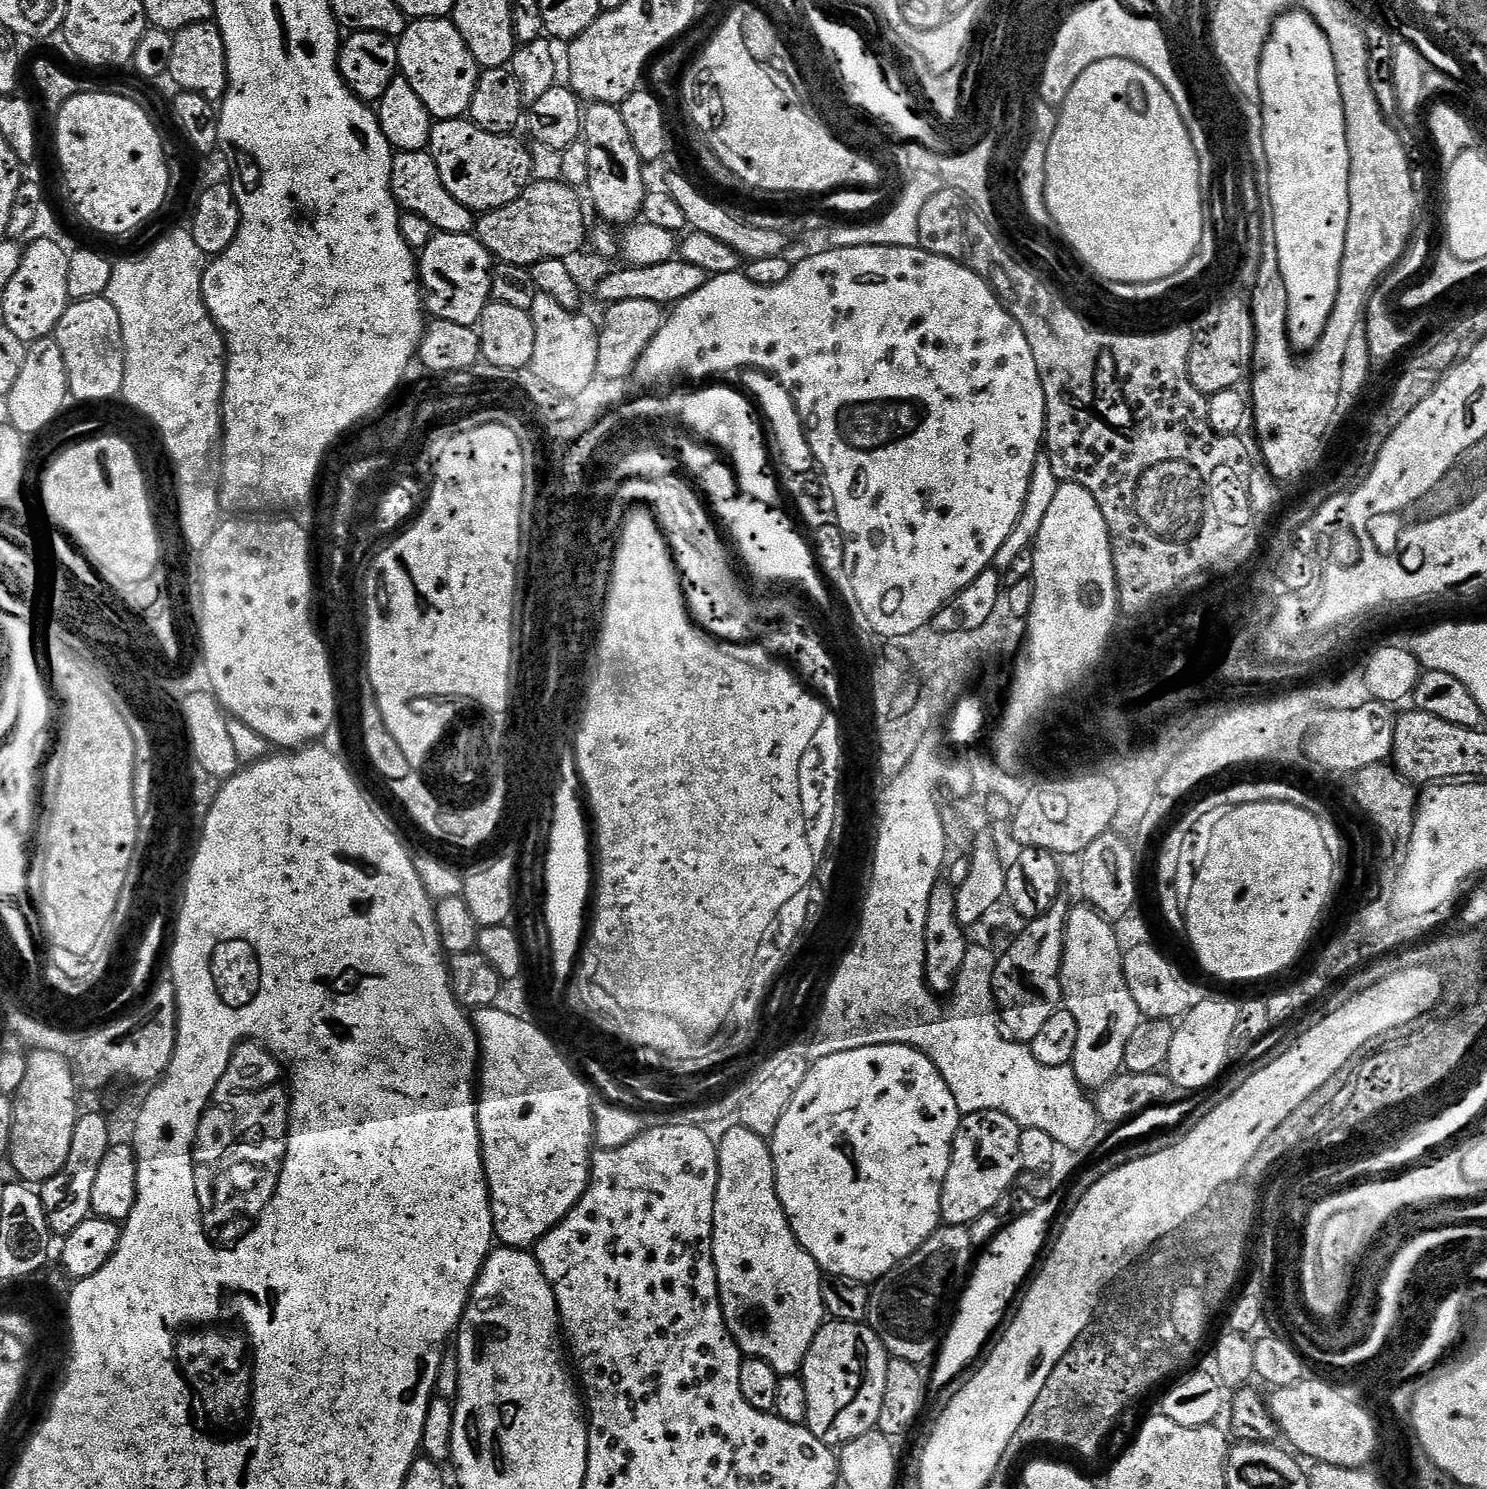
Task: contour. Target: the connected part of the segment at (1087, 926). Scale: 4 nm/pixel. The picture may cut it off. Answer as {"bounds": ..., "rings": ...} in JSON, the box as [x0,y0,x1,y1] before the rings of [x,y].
{"bounds":[1060,903,1141,1090],"rings":[[[1087,903],[1073,907],[1068,914],[1068,925],[1064,931],[1064,961],[1060,971],[1060,985],[1064,991],[1063,1007],[1074,1014],[1074,1022],[1078,1022],[1078,1046],[1074,1046],[1074,1058],[1071,1066],[1078,1082],[1085,1090],[1105,1088],[1116,1076],[1121,1075],[1124,1068],[1126,1042],[1138,1030],[1141,1014],[1138,1002],[1130,994],[1124,977],[1124,952],[1120,948],[1120,940],[1116,937],[1113,921],[1108,920]]]}

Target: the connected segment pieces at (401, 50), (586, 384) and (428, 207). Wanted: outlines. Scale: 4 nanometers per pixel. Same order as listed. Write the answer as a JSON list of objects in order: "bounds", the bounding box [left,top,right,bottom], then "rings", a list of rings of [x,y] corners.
[{"bounds":[396,19,482,120],"rings":[[[413,19],[409,23],[408,29],[399,36],[396,49],[400,63],[399,75],[404,76],[406,82],[410,82],[410,86],[414,86],[414,94],[418,94],[418,98],[422,98],[422,106],[426,106],[430,115],[436,120],[458,120],[467,113],[470,102],[474,98],[474,90],[482,69],[476,63],[474,54],[470,54],[462,34],[458,34],[458,30],[451,19]]]},{"bounds":[529,291,598,398],"rings":[[[539,291],[531,302],[529,312],[534,323],[534,351],[530,370],[553,393],[576,398],[582,390],[590,388],[592,380],[597,377],[598,328],[595,321],[585,314],[577,319],[575,313]]]},{"bounds":[390,151,477,234],"rings":[[[431,151],[396,152],[392,157],[390,186],[401,209],[410,215],[424,218],[436,232],[469,234],[475,229],[477,217],[471,208],[462,206],[462,202],[458,202],[458,198],[454,198],[450,190],[442,186],[442,174],[438,174],[438,166]]]}]

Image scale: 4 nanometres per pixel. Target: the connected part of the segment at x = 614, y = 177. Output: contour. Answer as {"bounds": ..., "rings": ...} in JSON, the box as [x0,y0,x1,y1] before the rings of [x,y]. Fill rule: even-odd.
{"bounds":[580,103,646,225],"rings":[[[589,103],[582,112],[580,135],[589,162],[586,193],[592,199],[597,214],[608,224],[631,225],[640,216],[646,185],[644,172],[640,169],[641,158],[626,134],[619,107],[615,104]]]}

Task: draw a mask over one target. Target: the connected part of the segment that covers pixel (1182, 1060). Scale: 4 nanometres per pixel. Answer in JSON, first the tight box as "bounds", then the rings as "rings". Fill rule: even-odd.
{"bounds":[1166,995,1241,1094],"rings":[[[1209,995],[1206,1000],[1198,1002],[1188,1013],[1181,1016],[1174,1027],[1174,1042],[1170,1045],[1170,1054],[1166,1065],[1166,1075],[1181,1093],[1196,1094],[1201,1090],[1208,1090],[1212,1083],[1224,1072],[1224,1067],[1228,1061],[1233,1059],[1230,1051],[1230,1038],[1233,1037],[1233,1031],[1237,1029],[1238,1014],[1240,1013],[1241,1001],[1231,1000],[1228,996]]]}

